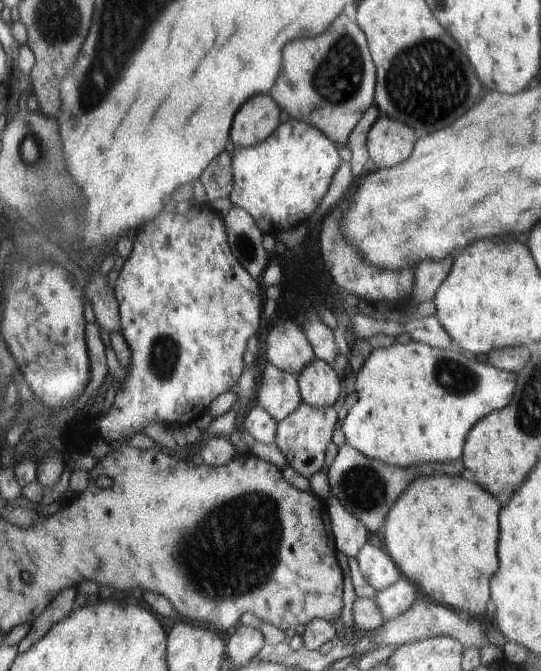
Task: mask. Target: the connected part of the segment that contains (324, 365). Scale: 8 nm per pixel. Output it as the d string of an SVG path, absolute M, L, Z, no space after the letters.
M316 358L298 377L304 403L315 408L336 406L345 387L340 376L328 362Z

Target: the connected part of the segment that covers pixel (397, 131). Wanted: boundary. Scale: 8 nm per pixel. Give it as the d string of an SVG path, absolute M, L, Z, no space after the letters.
M384 114L369 135L370 158L379 169L396 170L398 164L412 158L419 141L416 130Z

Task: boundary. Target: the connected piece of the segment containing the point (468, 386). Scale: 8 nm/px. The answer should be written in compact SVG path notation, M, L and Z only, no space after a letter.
M412 341L408 345L395 342L388 348L374 349L365 361L356 380L356 392L358 392L359 396L358 402L343 421L342 428L348 438L349 445L360 450L365 456L384 462L384 464L390 464L390 466L411 468L416 466L416 464L434 462L434 460L436 462L454 462L454 460L458 462L464 456L464 450L468 443L468 434L471 433L472 426L475 426L476 422L480 421L480 418L484 418L488 414L498 412L498 410L503 410L506 406L511 405L511 399L515 395L515 387L516 373L500 370L500 368L490 366L490 364L486 364L486 366L478 364L474 360L468 360L468 356L462 354L462 352L456 352L456 350L451 349L432 348L432 346L419 341Z

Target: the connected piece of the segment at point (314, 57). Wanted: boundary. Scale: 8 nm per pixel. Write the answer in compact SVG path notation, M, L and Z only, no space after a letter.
M342 14L340 22L332 26L326 34L318 38L304 38L292 42L288 50L284 50L284 74L274 86L271 95L291 118L319 127L334 143L347 145L354 130L360 125L362 118L376 105L379 71L368 41L367 32L360 28L350 16Z

